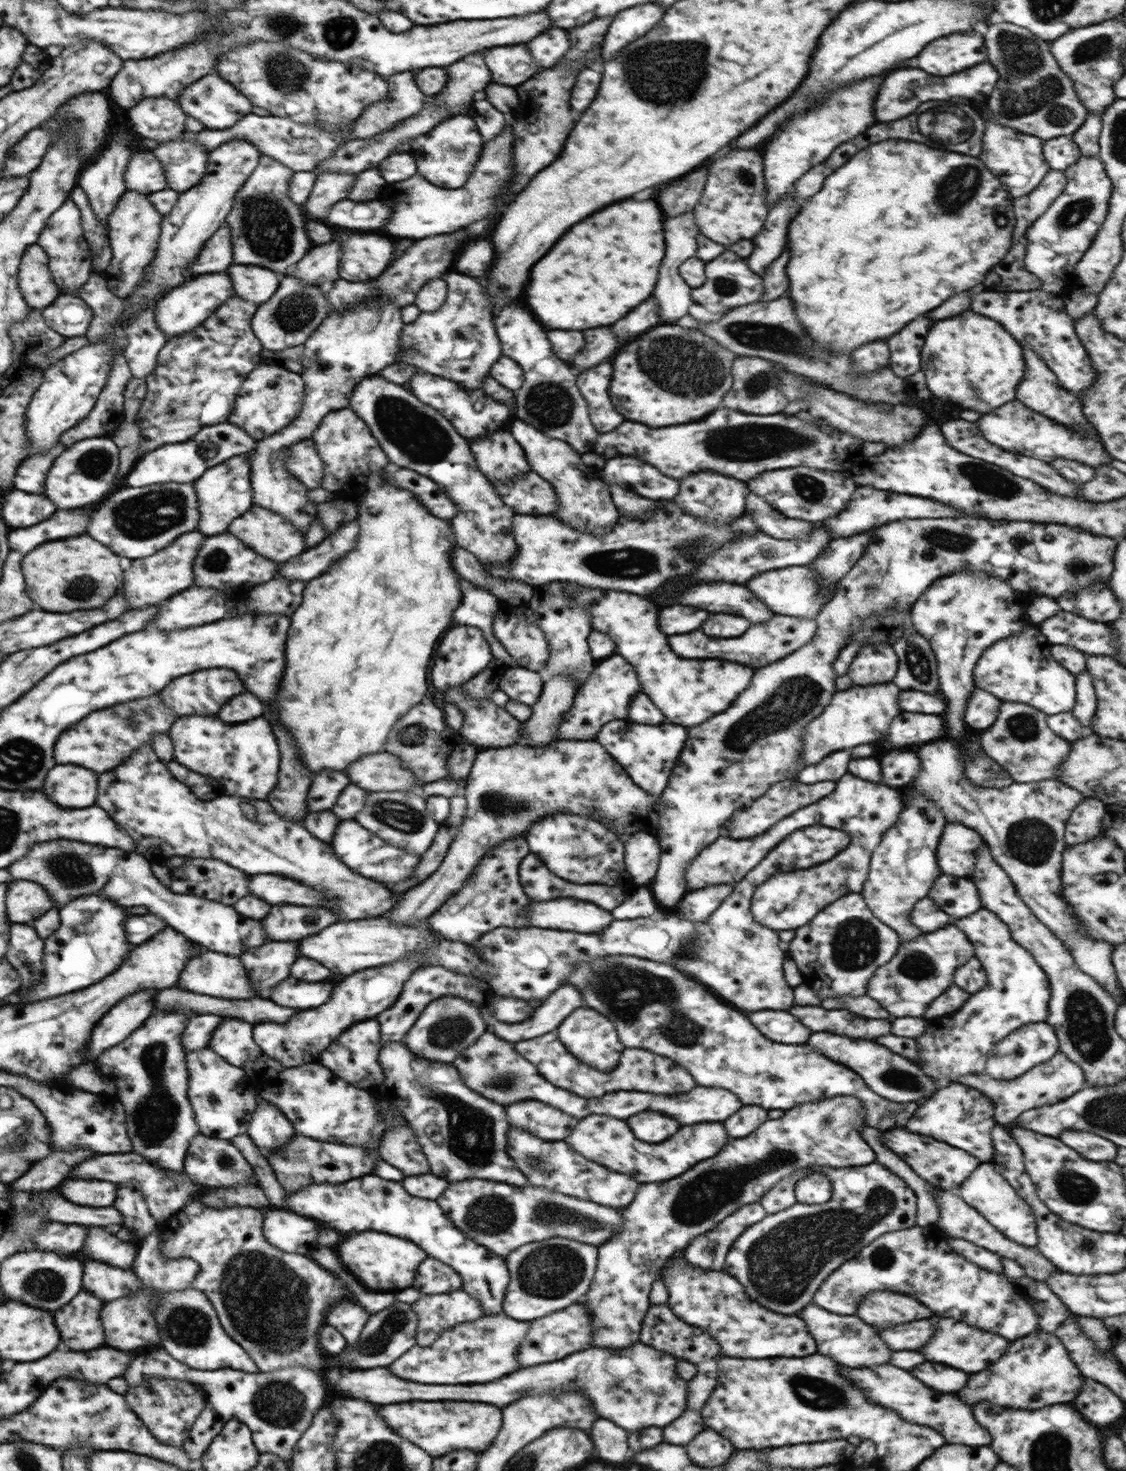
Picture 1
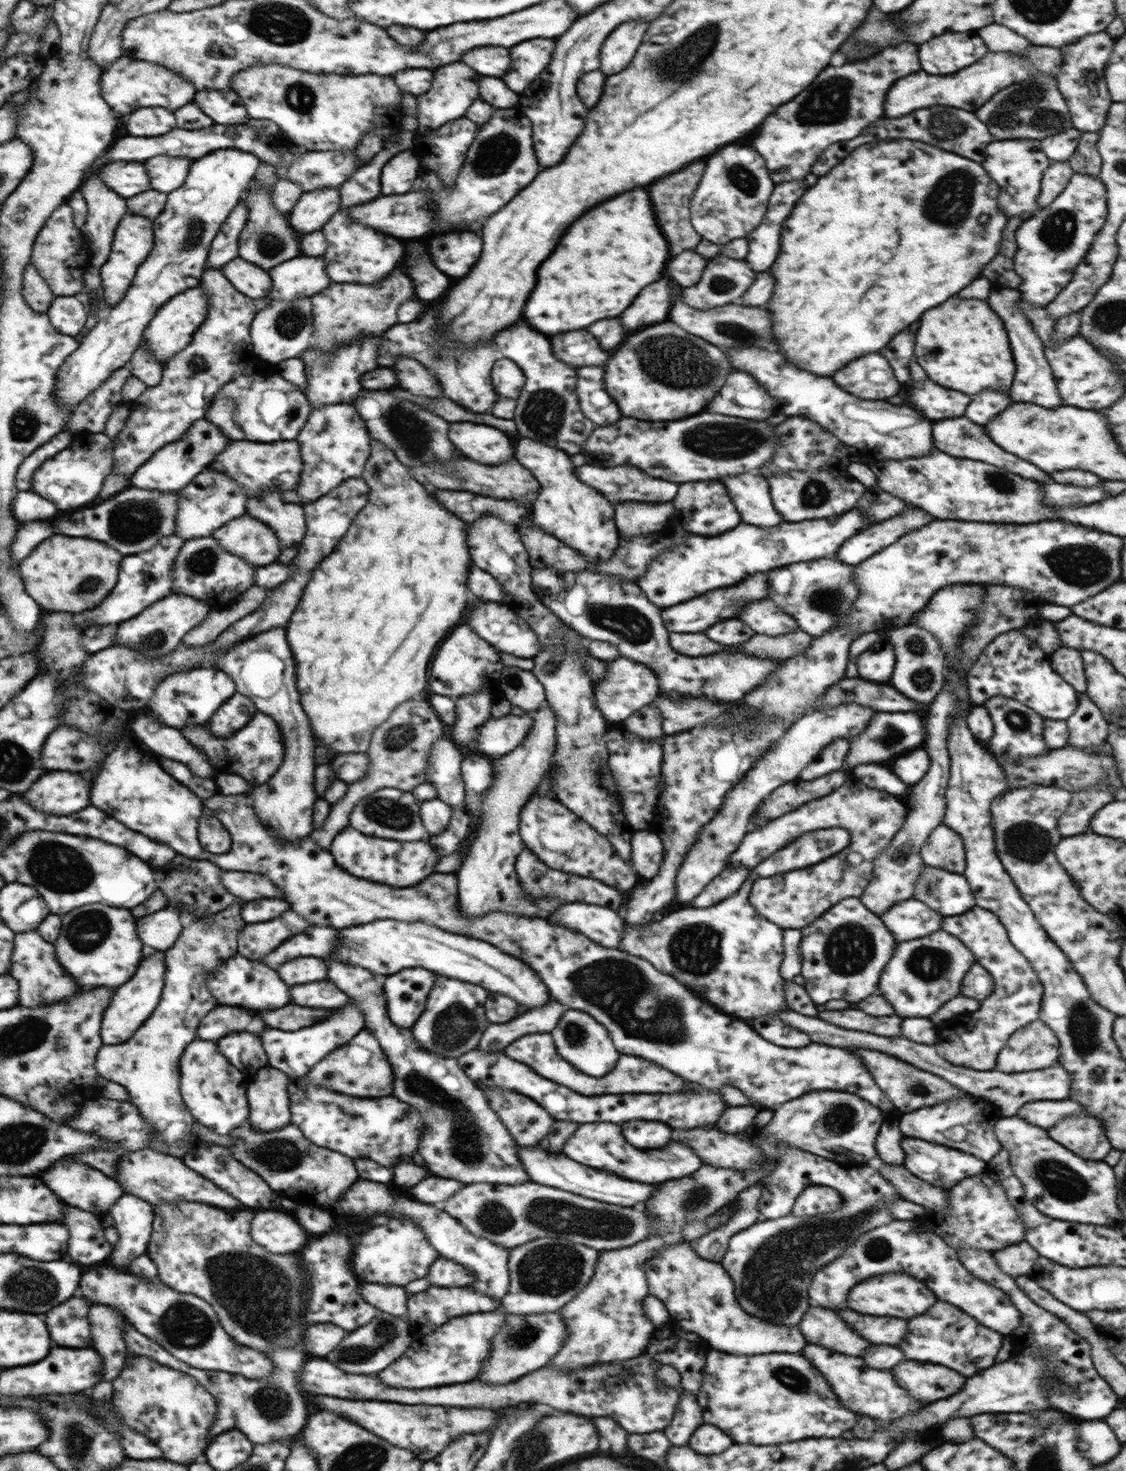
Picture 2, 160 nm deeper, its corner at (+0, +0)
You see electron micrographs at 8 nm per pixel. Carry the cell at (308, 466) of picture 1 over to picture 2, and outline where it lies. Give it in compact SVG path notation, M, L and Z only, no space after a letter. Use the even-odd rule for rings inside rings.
M239 440L228 443L223 452L215 456L215 459L207 466L207 469L228 475L230 479L237 482L243 493L250 497L263 488L273 488L273 485L282 491L295 489L299 483L300 478L298 478L298 474L302 470L302 461L300 460L300 449L295 440L280 440L274 443L255 443L247 440Z

